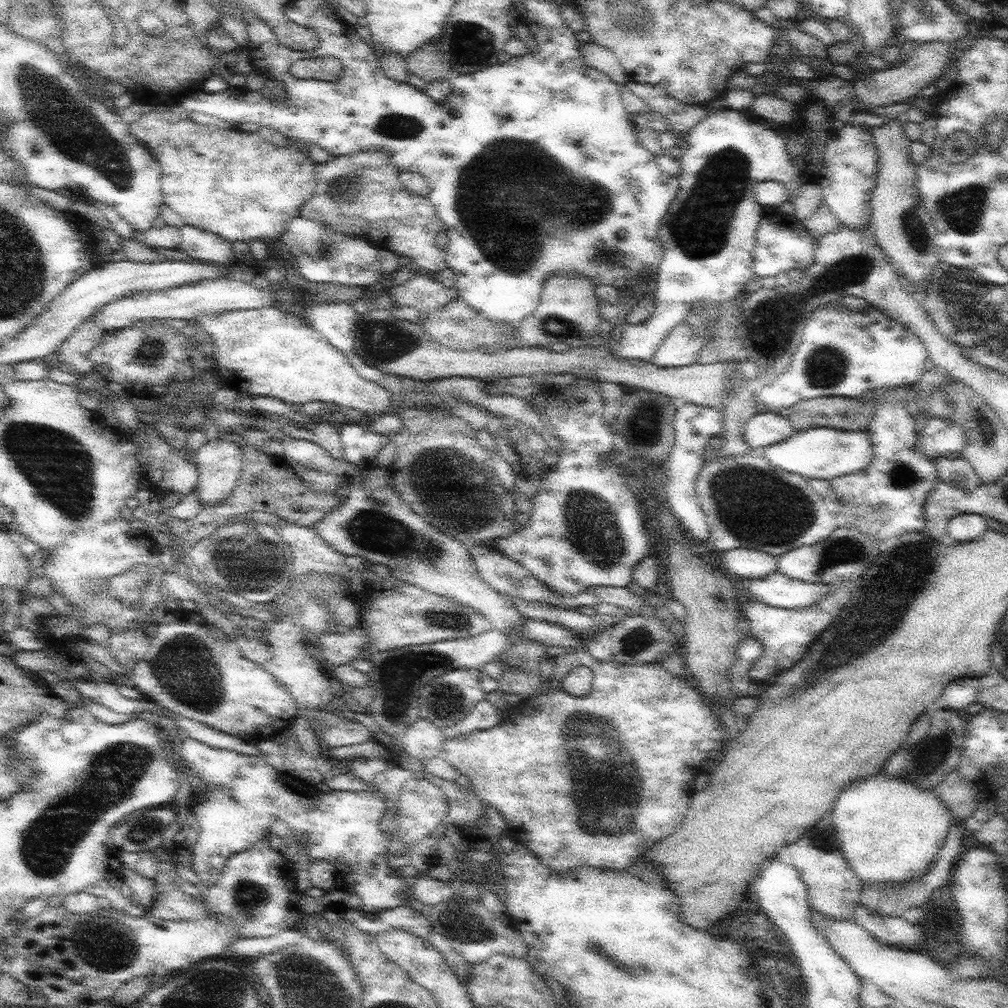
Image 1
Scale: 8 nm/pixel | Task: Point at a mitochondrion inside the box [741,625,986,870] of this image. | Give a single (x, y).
(921, 762)

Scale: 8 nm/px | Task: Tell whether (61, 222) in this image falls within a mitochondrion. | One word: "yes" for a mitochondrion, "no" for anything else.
no

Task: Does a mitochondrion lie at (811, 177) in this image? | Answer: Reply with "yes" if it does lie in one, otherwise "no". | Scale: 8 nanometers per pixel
no

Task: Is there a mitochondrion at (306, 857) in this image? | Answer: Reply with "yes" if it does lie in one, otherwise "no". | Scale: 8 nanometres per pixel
no

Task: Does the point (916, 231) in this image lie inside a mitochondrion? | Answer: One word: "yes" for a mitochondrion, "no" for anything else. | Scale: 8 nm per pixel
yes

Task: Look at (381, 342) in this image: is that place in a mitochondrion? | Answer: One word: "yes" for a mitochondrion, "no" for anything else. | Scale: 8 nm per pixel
yes

